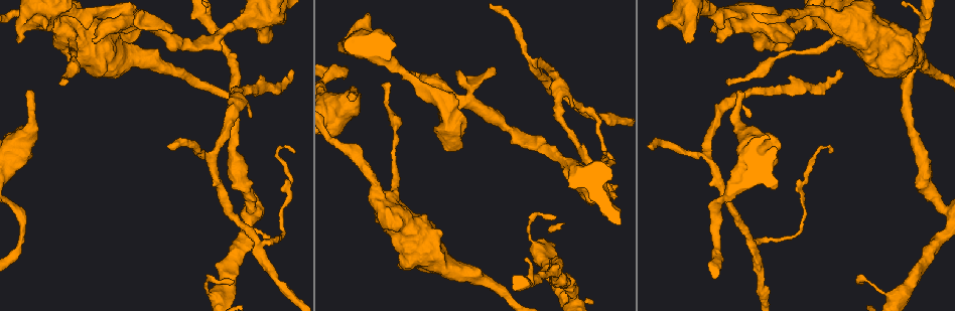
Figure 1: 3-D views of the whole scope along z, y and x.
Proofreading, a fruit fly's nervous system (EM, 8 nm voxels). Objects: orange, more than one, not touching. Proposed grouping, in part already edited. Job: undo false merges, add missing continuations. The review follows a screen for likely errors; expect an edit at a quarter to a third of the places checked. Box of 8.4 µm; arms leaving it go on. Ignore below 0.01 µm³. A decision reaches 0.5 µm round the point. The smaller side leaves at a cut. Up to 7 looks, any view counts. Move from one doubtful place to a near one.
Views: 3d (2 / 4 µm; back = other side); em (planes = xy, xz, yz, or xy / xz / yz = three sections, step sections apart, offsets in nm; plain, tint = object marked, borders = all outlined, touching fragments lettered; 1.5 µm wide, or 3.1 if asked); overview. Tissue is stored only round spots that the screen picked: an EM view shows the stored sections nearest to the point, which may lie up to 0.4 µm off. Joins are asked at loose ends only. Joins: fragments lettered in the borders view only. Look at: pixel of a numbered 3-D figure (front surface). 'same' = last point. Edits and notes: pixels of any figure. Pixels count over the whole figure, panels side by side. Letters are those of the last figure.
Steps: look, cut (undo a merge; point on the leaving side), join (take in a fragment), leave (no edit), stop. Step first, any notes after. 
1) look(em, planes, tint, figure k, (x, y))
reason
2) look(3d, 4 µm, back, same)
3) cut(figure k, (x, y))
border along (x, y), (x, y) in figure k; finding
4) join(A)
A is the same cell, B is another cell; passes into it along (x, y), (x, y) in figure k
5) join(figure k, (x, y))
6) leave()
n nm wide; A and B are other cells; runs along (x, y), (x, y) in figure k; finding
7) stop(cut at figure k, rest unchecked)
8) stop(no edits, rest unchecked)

look(em, planes, tint, figure 1, (416, 72))
stops while still wide

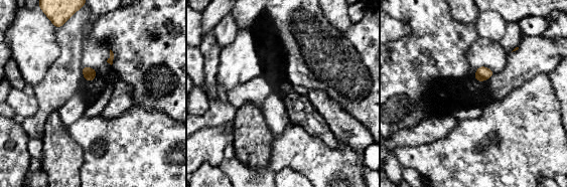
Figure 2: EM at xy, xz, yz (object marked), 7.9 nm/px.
look(em, planes, borders, same)
what lies round it

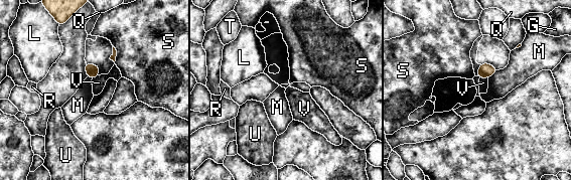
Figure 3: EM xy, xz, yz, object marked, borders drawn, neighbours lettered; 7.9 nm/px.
leave()
L touches over 150 nm; G, L, M, Q, R, S, T, U and V are other cells; border along (113, 45), (116, 50), (115, 61) in figure 3; none of them fits

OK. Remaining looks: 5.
look(em, planes, borders, figure 1, (691, 41))
stops while still wide

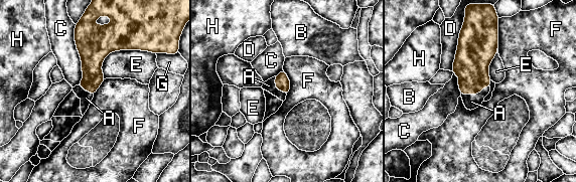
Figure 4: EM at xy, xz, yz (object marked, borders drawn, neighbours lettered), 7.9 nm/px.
join(A)
A is the same cell, B, C, D, E, F, G and H are other cells; it goes on there

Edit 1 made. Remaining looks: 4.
look(overview)
see it whole again

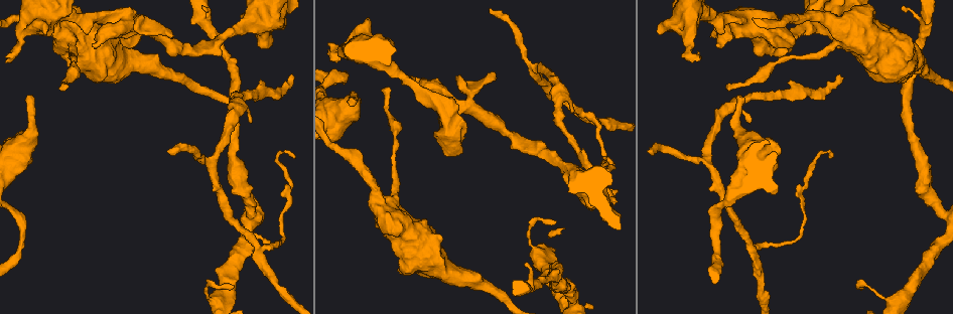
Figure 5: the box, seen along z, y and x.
look(3d, 4 µm, figure 5, (29, 96))

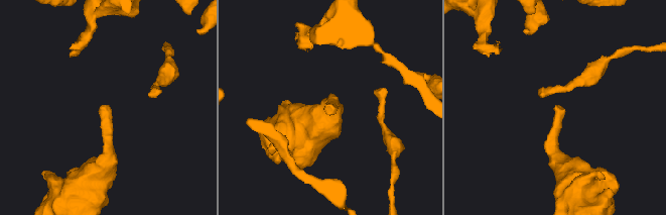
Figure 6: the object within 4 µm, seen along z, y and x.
look(em, xy, step 4, borders, figure 6, (565, 111))

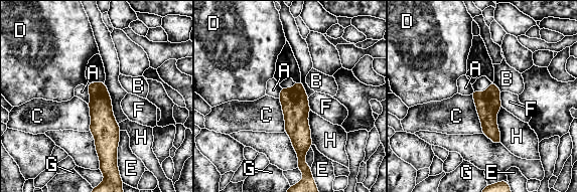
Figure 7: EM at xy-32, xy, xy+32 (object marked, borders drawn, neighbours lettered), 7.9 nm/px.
leave()
A, B, C, D, E, F, G and H are other cells; border along (493, 81), (500, 91) in figure 7; none of them fits

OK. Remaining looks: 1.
stop(join at figure 4, rest unchecked)

